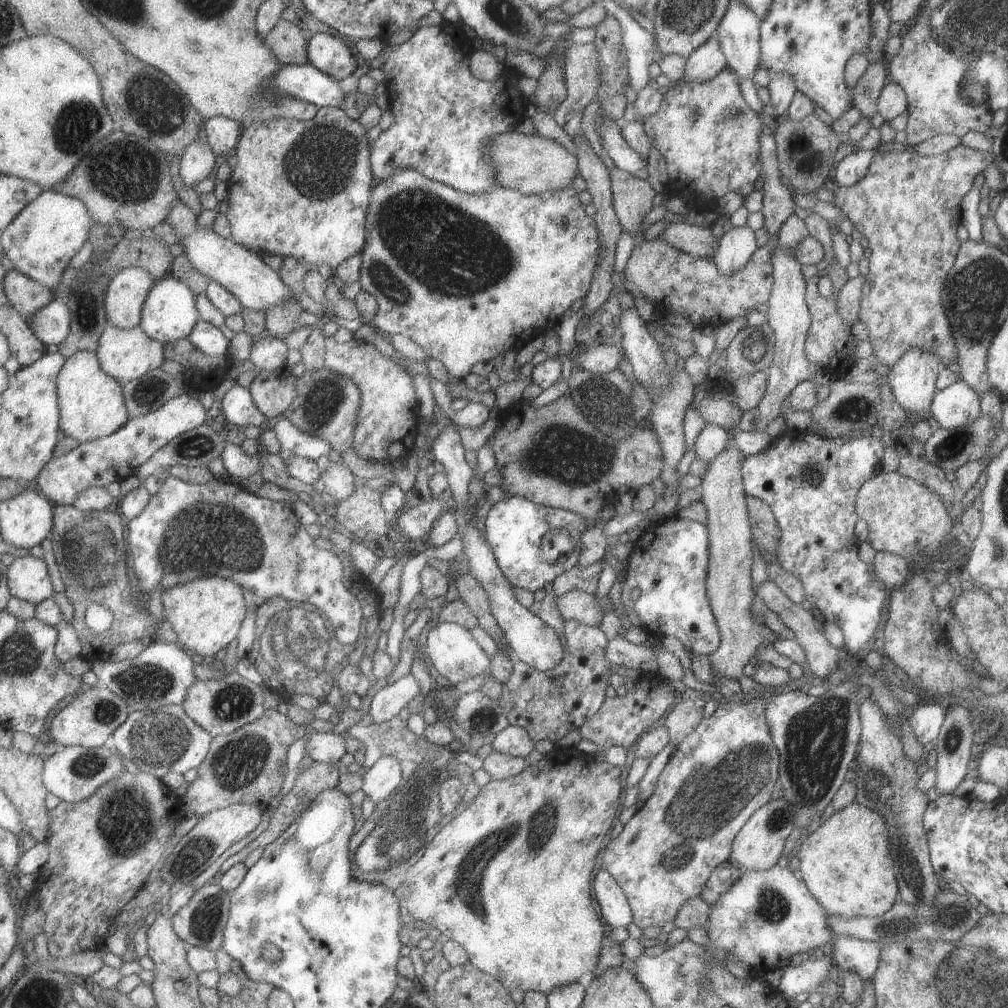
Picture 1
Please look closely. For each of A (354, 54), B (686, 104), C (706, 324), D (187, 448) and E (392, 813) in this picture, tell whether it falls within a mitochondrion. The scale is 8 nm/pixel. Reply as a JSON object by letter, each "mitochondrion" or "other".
{"A":"other","B":"other","C":"other","D":"mitochondrion","E":"mitochondrion"}

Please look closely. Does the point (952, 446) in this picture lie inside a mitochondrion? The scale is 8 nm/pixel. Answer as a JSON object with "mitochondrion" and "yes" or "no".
{"mitochondrion":"yes"}

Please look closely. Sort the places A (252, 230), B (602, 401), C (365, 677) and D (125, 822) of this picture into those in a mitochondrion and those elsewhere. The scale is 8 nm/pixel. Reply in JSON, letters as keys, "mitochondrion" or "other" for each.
{"A":"other","B":"mitochondrion","C":"other","D":"mitochondrion"}

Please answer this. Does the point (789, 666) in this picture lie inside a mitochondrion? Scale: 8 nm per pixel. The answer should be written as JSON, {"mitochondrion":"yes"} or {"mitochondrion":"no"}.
{"mitochondrion":"no"}

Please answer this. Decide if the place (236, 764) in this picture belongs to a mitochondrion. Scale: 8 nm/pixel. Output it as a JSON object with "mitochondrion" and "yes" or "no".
{"mitochondrion":"yes"}

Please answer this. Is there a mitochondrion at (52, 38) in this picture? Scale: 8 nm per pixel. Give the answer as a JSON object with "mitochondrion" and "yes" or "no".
{"mitochondrion":"no"}

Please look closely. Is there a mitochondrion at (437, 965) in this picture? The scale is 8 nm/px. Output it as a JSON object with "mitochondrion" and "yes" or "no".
{"mitochondrion":"no"}

